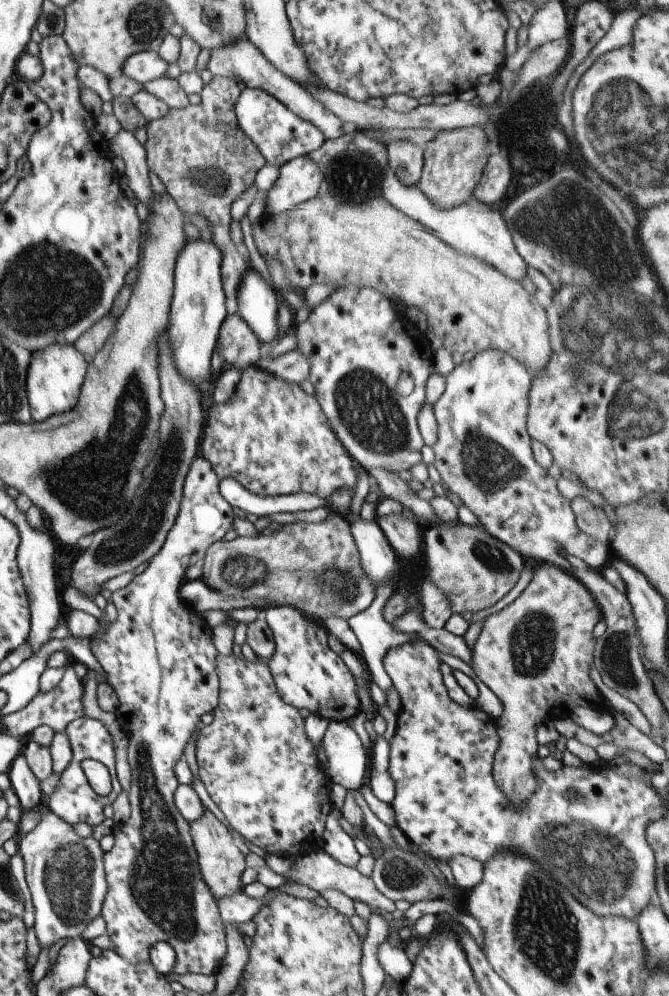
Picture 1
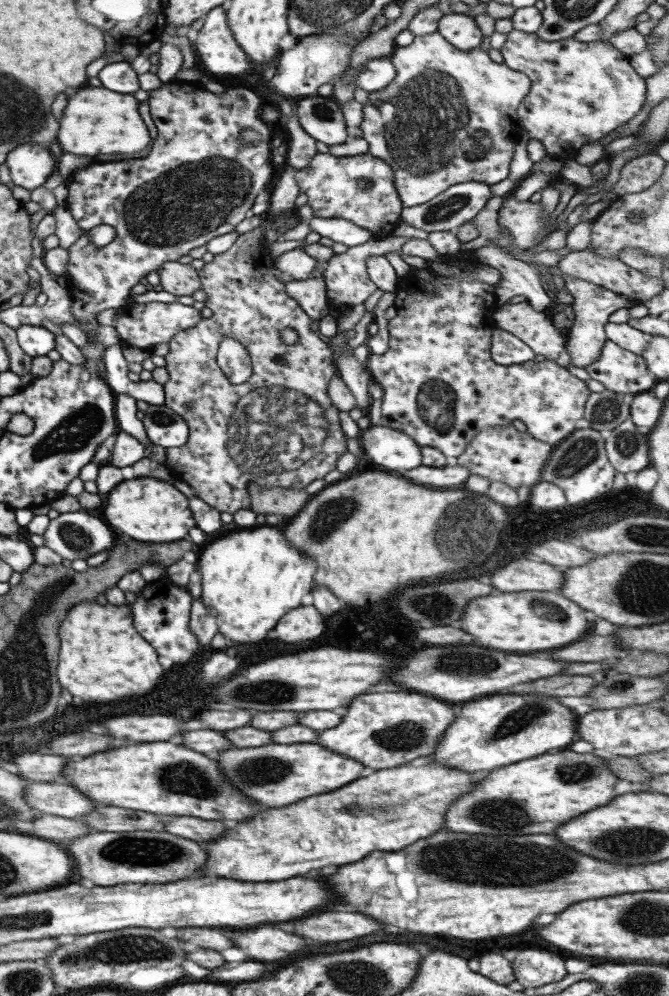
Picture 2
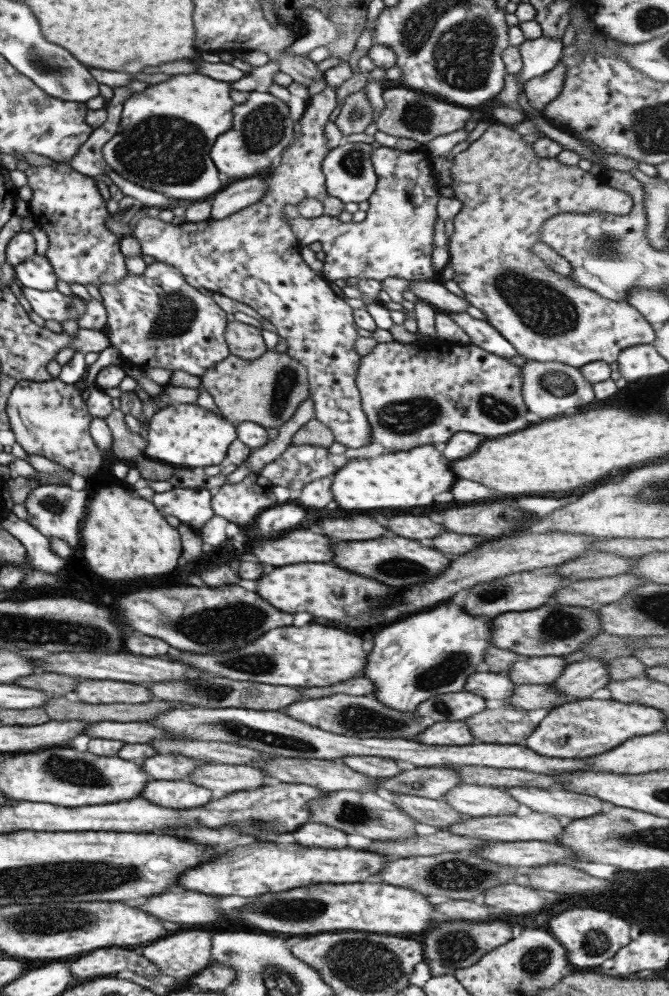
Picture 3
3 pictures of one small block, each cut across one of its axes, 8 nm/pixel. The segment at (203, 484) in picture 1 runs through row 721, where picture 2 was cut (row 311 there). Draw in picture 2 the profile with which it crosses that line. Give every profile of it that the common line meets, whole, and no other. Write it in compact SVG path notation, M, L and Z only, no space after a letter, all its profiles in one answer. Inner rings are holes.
M128 302L119 307L115 330L118 331L120 340L125 346L132 346L136 349L151 350L156 344L169 342L178 332L194 329L202 320L205 314L194 308L176 302Z

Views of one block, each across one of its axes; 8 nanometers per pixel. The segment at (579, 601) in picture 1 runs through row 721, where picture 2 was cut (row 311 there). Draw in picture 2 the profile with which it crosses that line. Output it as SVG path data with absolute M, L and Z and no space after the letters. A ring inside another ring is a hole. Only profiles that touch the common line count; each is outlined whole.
M527 301L498 305L495 310L497 329L512 333L523 340L535 354L555 361L564 350L564 338L556 330L553 313L537 311Z

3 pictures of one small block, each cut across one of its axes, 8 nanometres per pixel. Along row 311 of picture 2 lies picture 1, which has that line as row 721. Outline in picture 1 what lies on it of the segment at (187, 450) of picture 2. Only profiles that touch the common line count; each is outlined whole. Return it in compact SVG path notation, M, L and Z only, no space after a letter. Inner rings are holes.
M216 656L219 678L219 701L206 719L196 740L198 774L206 791L237 837L250 847L266 854L290 854L302 857L322 851L327 819L335 814L330 799L331 780L317 758L317 750L309 740L304 718L297 708L286 704L278 694L266 660L250 662L244 656Z

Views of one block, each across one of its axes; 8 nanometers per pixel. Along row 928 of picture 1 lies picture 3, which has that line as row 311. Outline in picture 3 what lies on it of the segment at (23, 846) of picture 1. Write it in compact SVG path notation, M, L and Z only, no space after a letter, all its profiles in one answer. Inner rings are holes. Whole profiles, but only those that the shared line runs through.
M21 287L32 310L42 319L54 320L60 324L67 320L78 320L86 310L87 301L74 294L62 294L58 289L42 291Z

